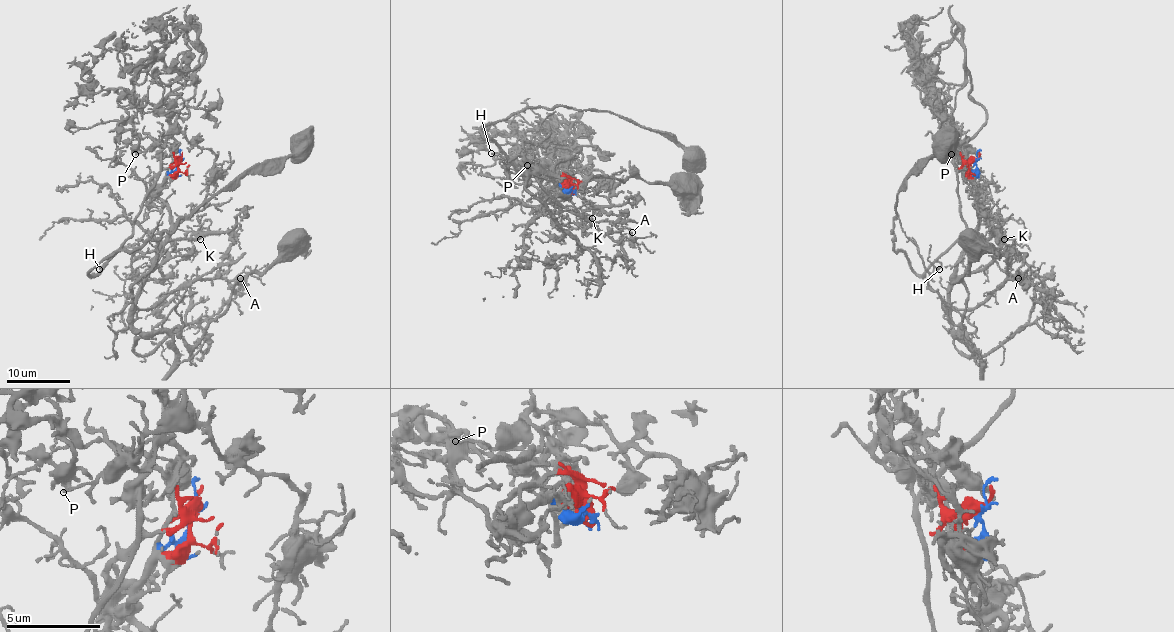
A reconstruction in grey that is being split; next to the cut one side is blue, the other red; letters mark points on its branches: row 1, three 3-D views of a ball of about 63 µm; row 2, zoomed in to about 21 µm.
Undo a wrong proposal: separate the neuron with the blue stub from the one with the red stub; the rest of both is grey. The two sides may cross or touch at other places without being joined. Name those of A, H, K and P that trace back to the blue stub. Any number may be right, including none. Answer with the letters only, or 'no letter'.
A, K

